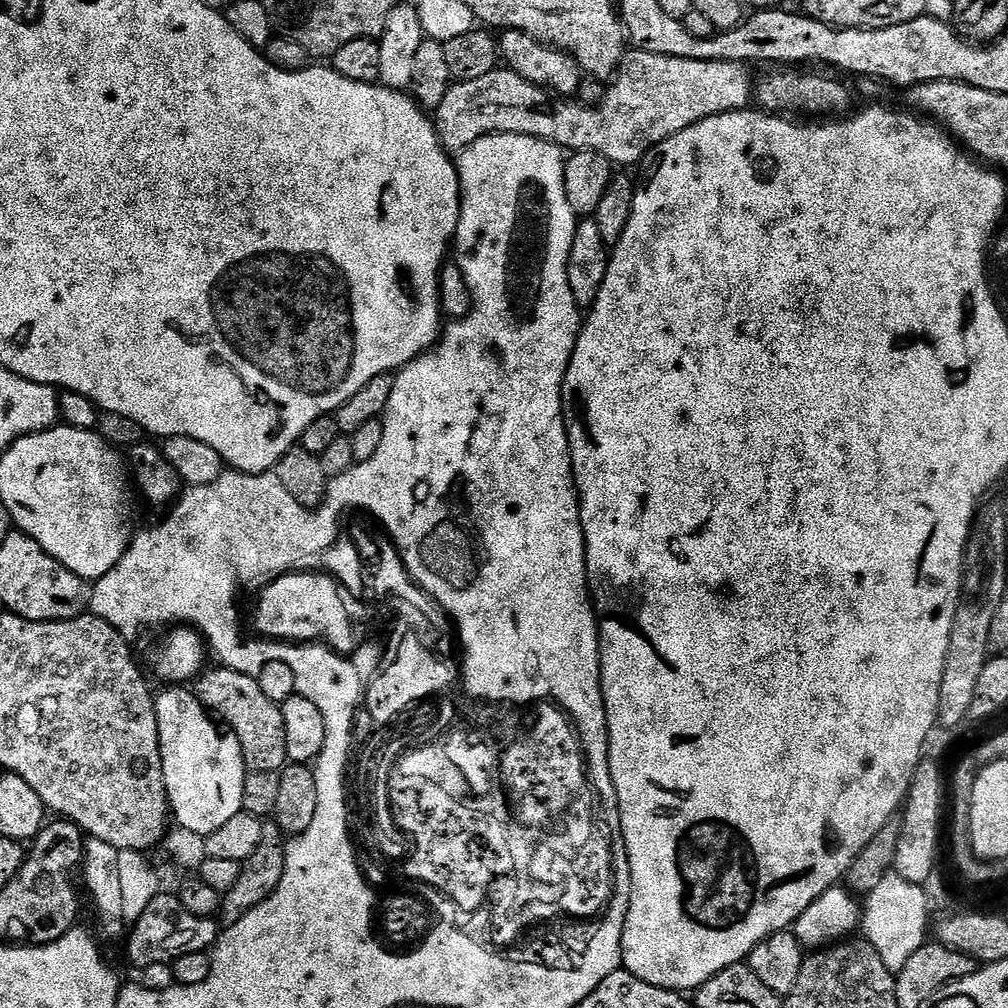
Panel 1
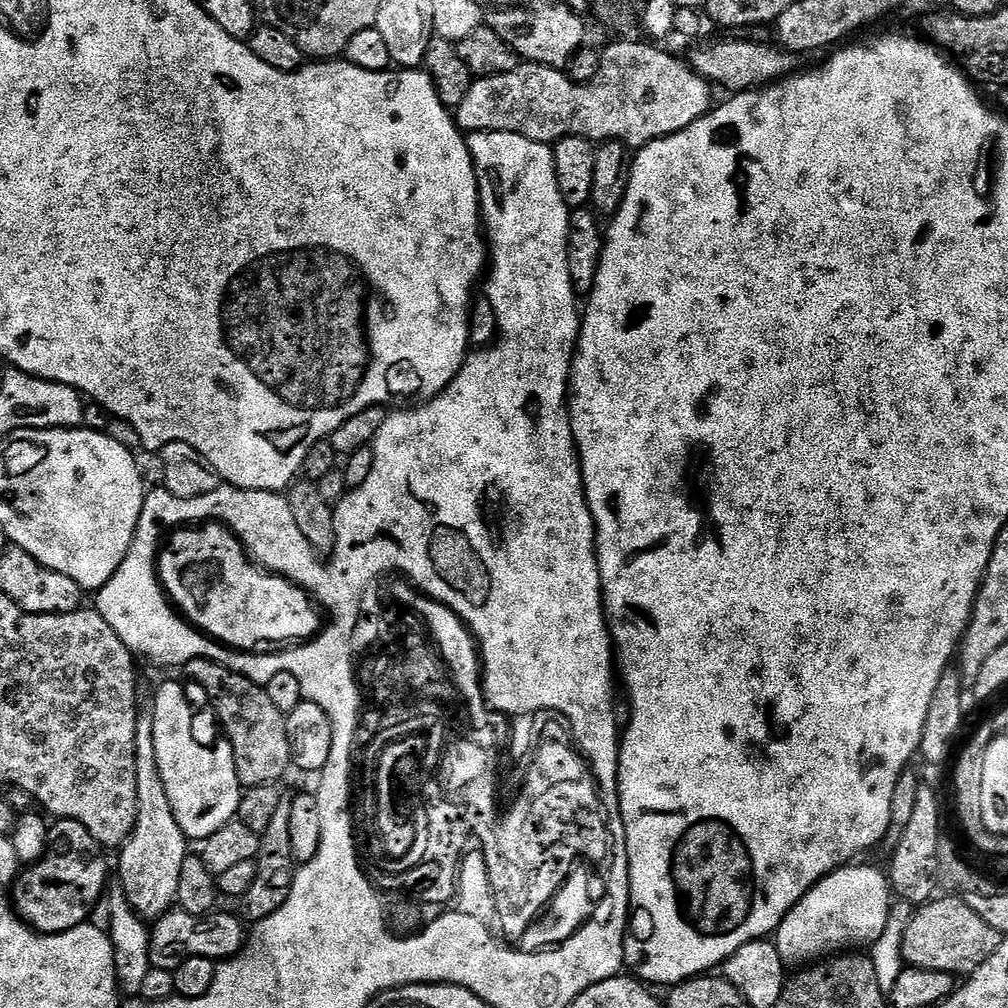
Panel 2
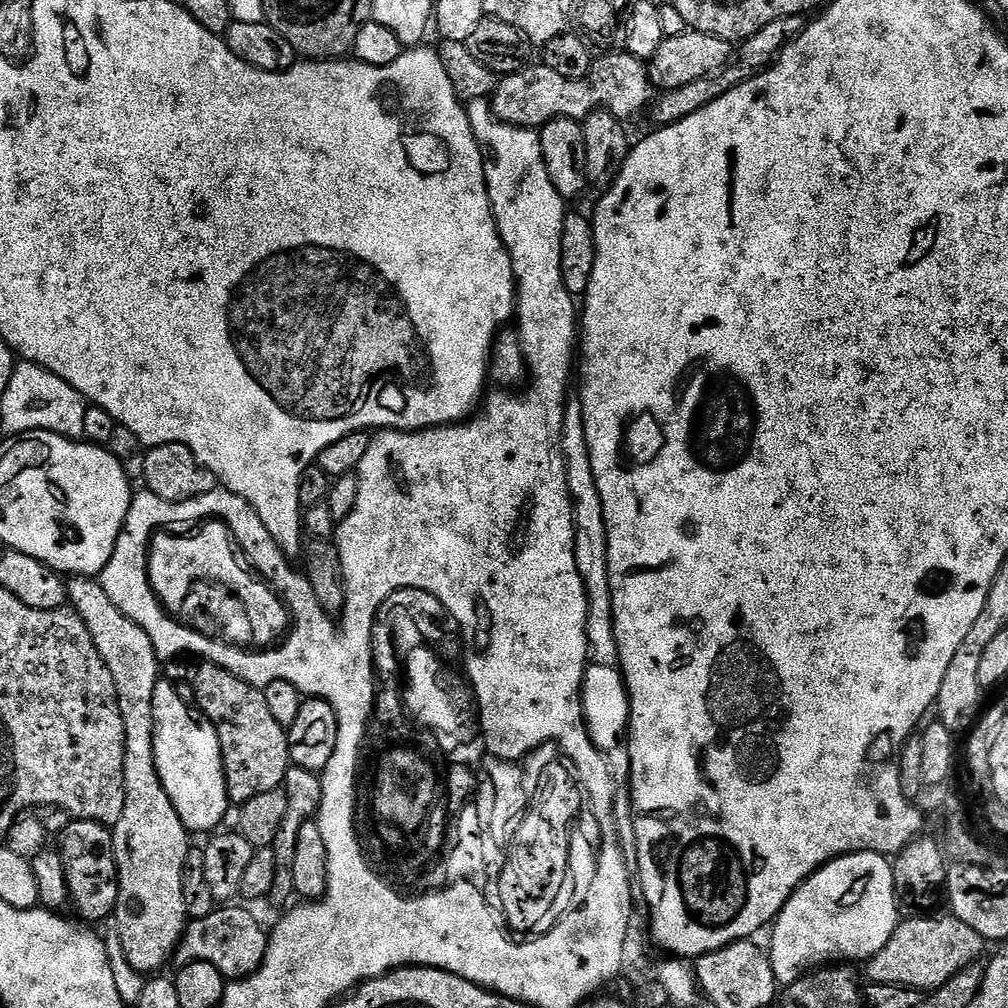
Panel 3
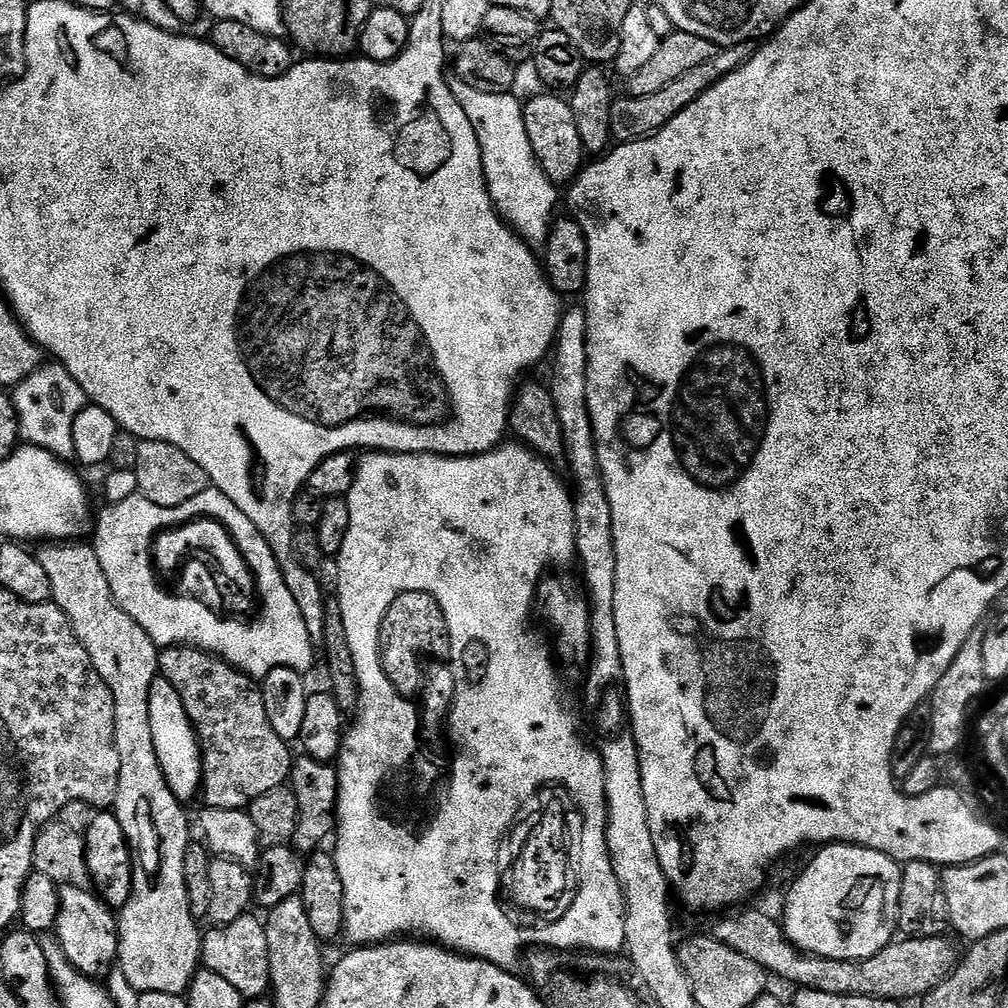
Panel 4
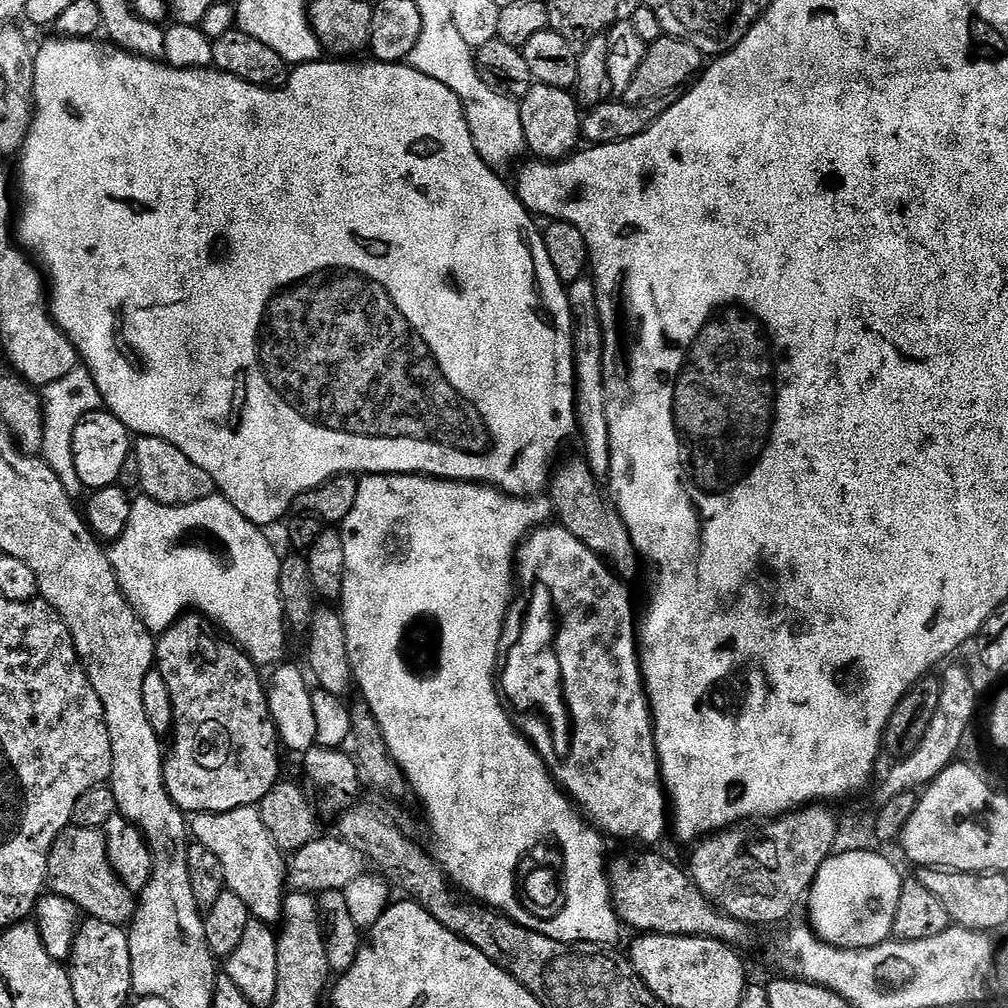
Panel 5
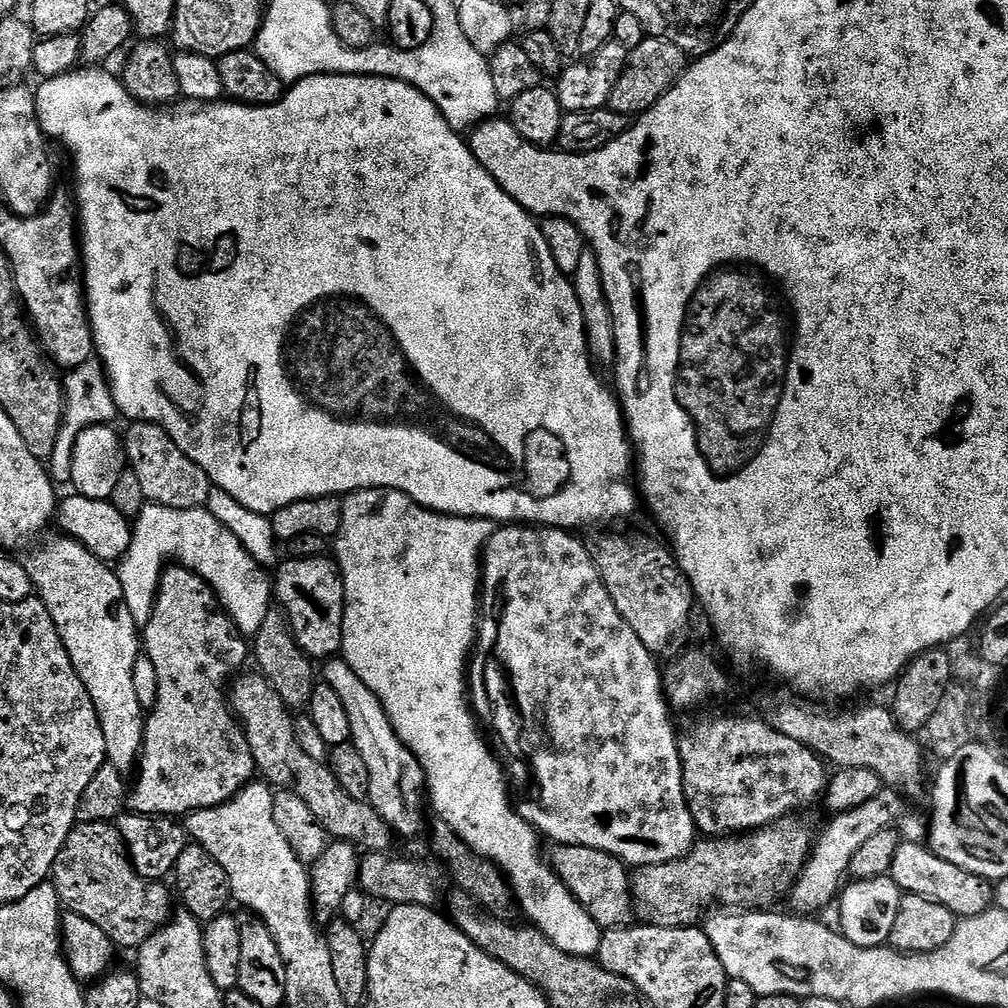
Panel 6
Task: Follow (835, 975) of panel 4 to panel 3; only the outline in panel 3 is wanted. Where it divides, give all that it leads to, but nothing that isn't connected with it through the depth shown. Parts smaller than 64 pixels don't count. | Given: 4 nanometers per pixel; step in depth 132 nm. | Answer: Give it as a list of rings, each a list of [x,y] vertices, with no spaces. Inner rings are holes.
[[[916,914],[901,919],[890,934],[890,942],[867,961],[868,980],[874,984],[897,984],[900,988],[935,990],[941,988],[954,974],[977,963],[986,948],[978,930],[951,914]],[[912,919],[912,920],[908,920]]]

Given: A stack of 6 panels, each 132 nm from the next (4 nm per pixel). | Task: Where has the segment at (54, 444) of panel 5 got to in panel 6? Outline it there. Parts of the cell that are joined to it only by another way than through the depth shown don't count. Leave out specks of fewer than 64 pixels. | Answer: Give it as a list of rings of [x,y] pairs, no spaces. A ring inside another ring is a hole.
[[[99,359],[87,360],[82,362],[82,366],[71,369],[63,377],[62,383],[64,385],[64,421],[50,461],[52,479],[60,486],[67,485],[71,481],[74,442],[78,434],[82,434],[82,430],[95,424],[108,424],[118,416],[116,403],[112,397],[112,385],[109,384],[108,373]]]

